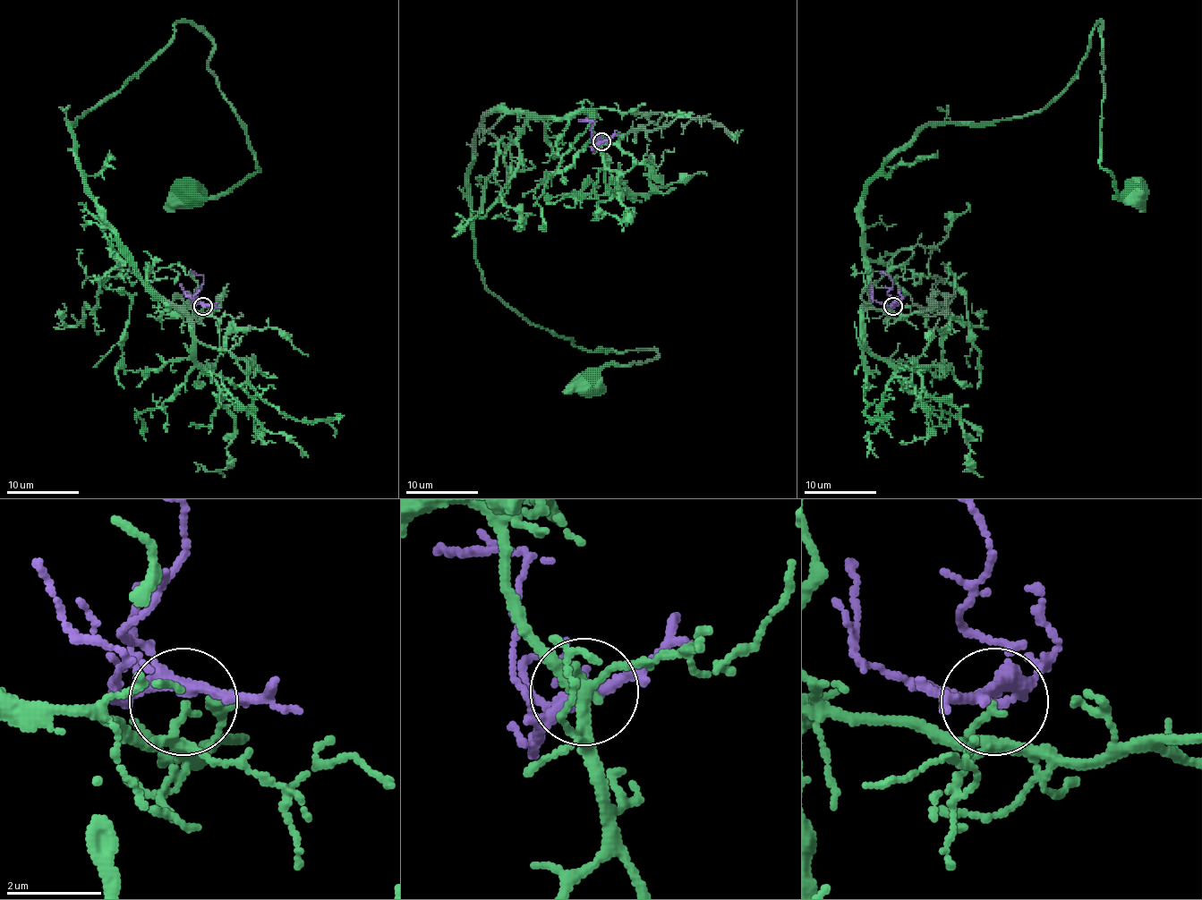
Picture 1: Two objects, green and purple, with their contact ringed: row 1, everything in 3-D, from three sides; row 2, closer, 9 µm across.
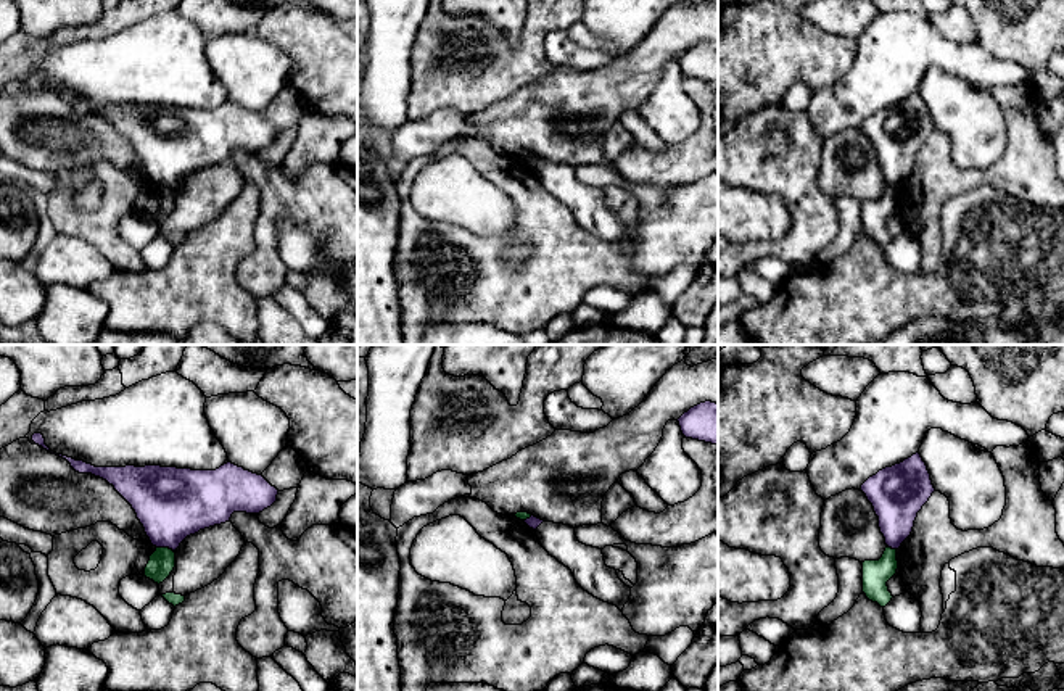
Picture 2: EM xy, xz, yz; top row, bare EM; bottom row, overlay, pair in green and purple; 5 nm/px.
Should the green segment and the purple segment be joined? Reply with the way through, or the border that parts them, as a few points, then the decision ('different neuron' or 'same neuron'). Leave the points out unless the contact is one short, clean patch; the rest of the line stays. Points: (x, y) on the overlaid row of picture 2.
border along xy (156, 546), (166, 546), (173, 551); different neuron

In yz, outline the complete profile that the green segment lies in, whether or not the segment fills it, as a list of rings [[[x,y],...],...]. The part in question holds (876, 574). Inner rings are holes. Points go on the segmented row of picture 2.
[[[885,548],[879,561],[864,561],[863,564],[863,593],[872,602],[885,607],[892,601],[887,581],[897,573],[897,549]]]

